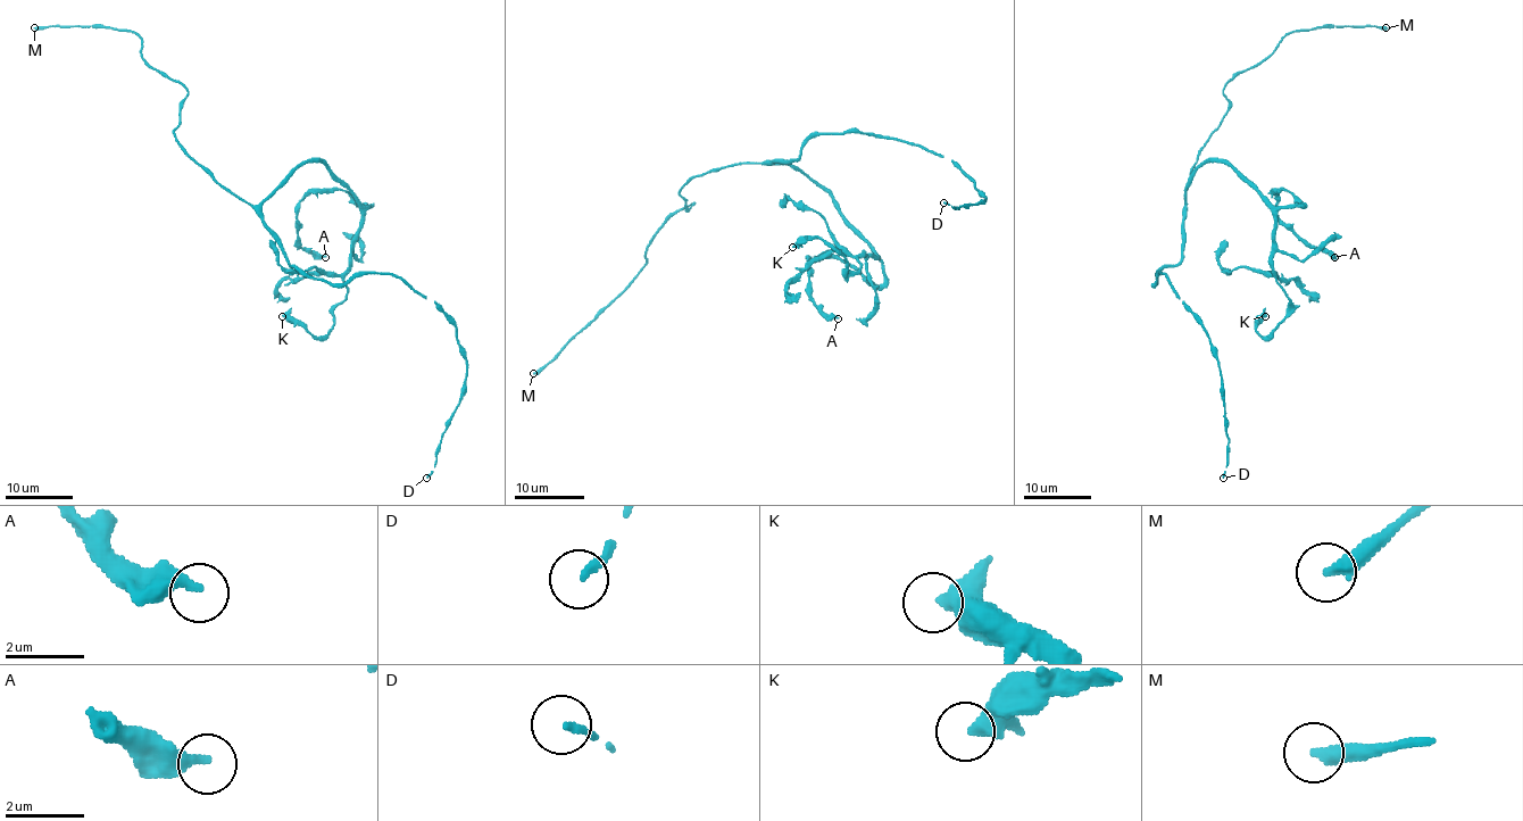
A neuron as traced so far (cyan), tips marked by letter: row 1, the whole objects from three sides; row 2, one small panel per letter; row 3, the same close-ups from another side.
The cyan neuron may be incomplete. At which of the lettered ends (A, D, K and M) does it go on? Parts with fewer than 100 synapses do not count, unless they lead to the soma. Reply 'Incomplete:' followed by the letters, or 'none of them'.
Incomplete: M

